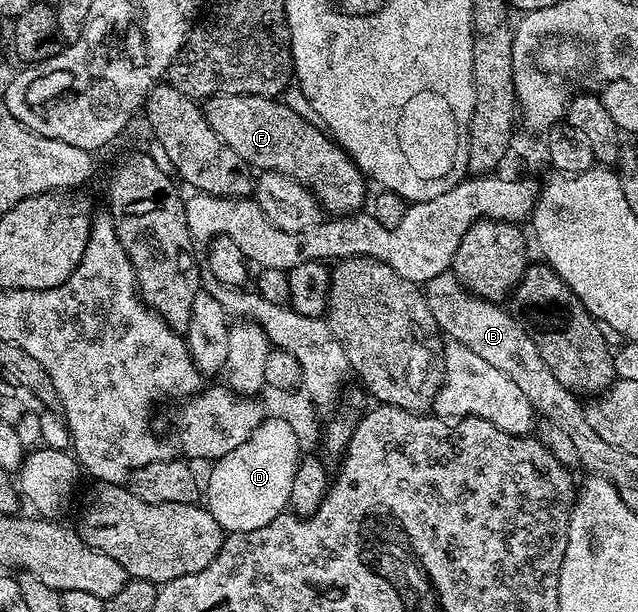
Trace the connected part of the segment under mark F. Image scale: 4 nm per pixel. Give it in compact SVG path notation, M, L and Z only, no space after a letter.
M216 94L204 103L203 111L207 124L254 171L274 170L294 178L299 184L306 186L317 197L321 209L329 216L348 216L356 214L365 202L365 185L367 179L359 167L349 159L349 153L320 125L308 122L297 110L284 106L284 101L250 94Z

